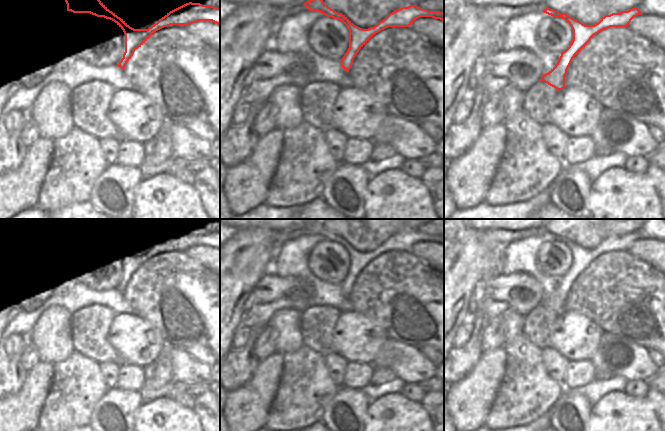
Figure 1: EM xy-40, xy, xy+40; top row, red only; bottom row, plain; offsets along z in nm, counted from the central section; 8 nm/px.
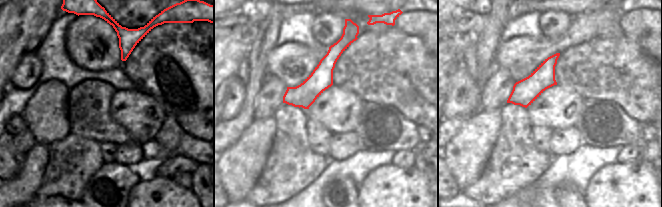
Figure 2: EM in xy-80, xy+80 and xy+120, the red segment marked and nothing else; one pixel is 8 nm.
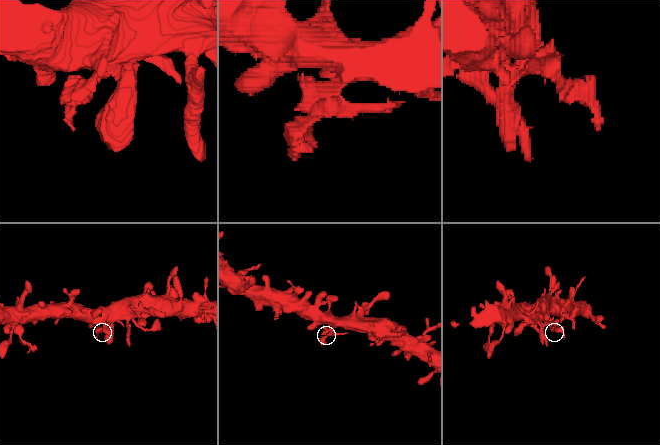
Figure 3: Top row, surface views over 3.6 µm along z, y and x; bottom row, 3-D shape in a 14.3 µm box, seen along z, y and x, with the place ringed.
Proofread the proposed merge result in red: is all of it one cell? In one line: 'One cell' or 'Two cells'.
One cell.

